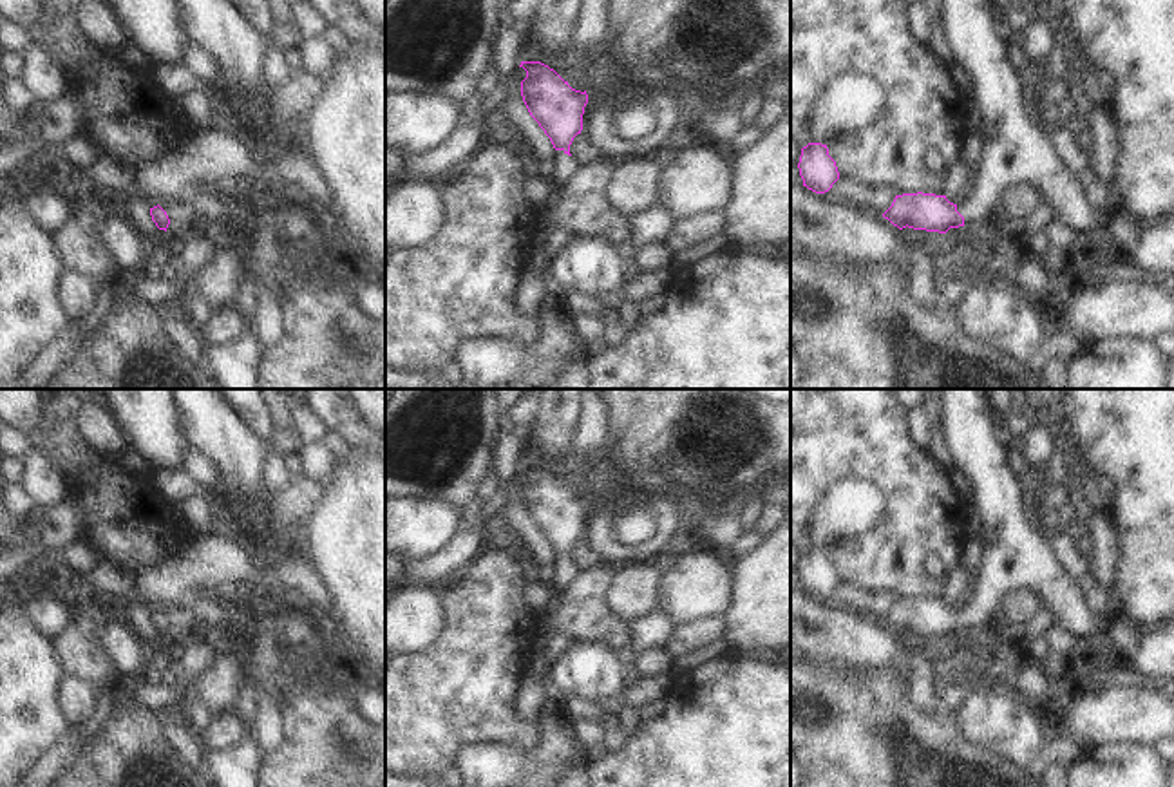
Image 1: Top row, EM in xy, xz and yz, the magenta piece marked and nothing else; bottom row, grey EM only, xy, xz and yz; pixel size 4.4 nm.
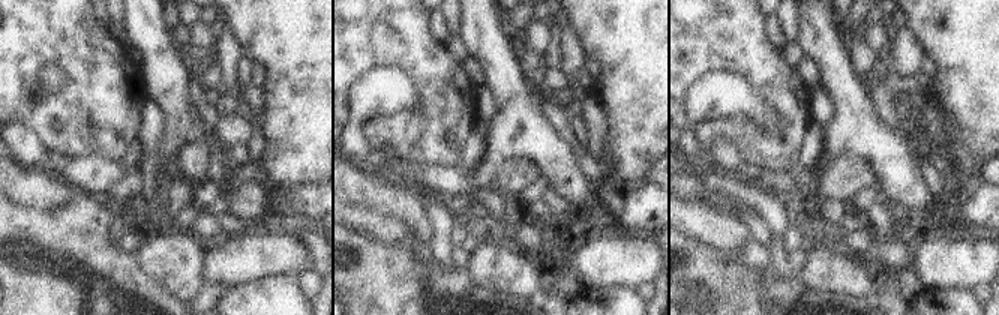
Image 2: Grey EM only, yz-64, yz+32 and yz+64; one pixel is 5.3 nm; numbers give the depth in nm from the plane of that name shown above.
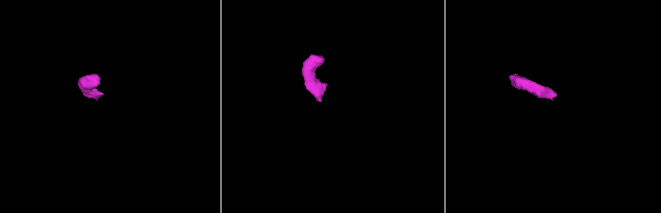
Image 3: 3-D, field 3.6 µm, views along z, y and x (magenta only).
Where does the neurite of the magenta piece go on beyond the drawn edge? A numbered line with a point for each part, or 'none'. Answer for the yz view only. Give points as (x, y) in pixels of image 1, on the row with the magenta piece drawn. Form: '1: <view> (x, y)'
1: yz (1017, 151)

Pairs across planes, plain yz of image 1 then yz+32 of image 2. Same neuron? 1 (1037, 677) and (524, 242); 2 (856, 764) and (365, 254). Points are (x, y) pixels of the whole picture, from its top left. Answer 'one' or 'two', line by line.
1: one
2: one

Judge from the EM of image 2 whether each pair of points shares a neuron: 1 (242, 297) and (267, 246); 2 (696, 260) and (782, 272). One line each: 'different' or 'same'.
1: different
2: different

